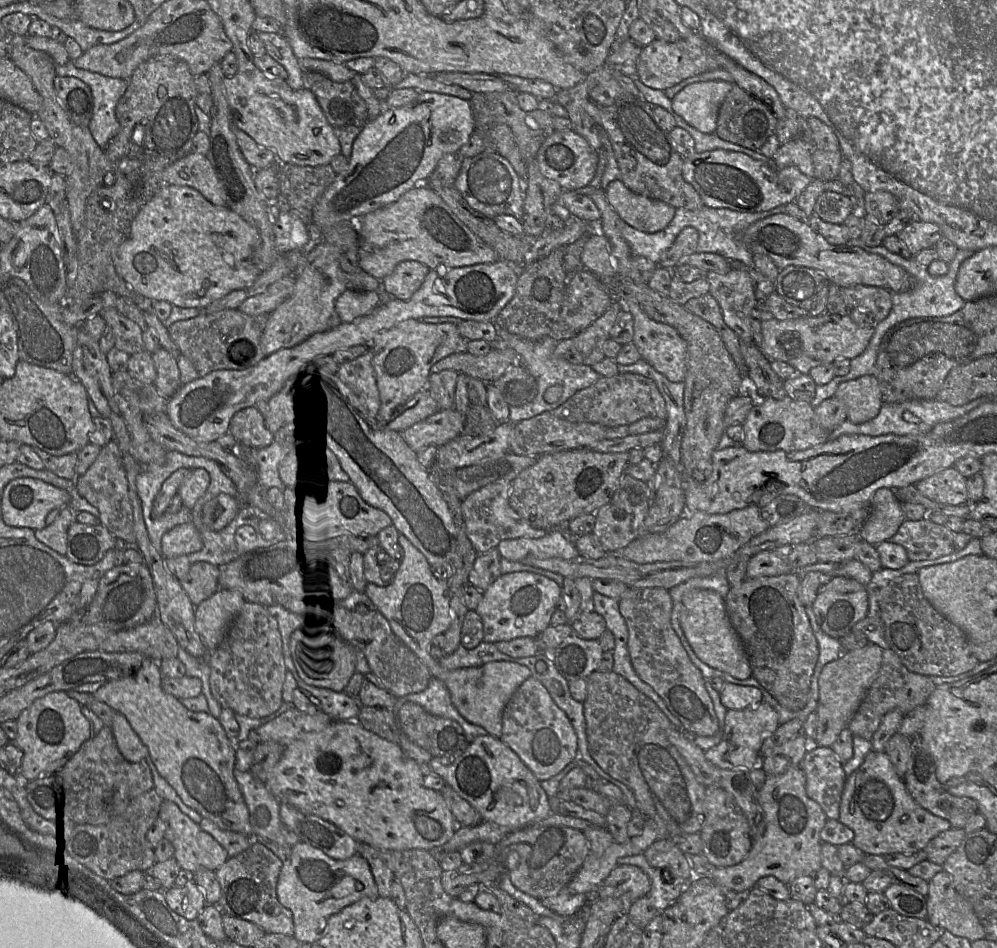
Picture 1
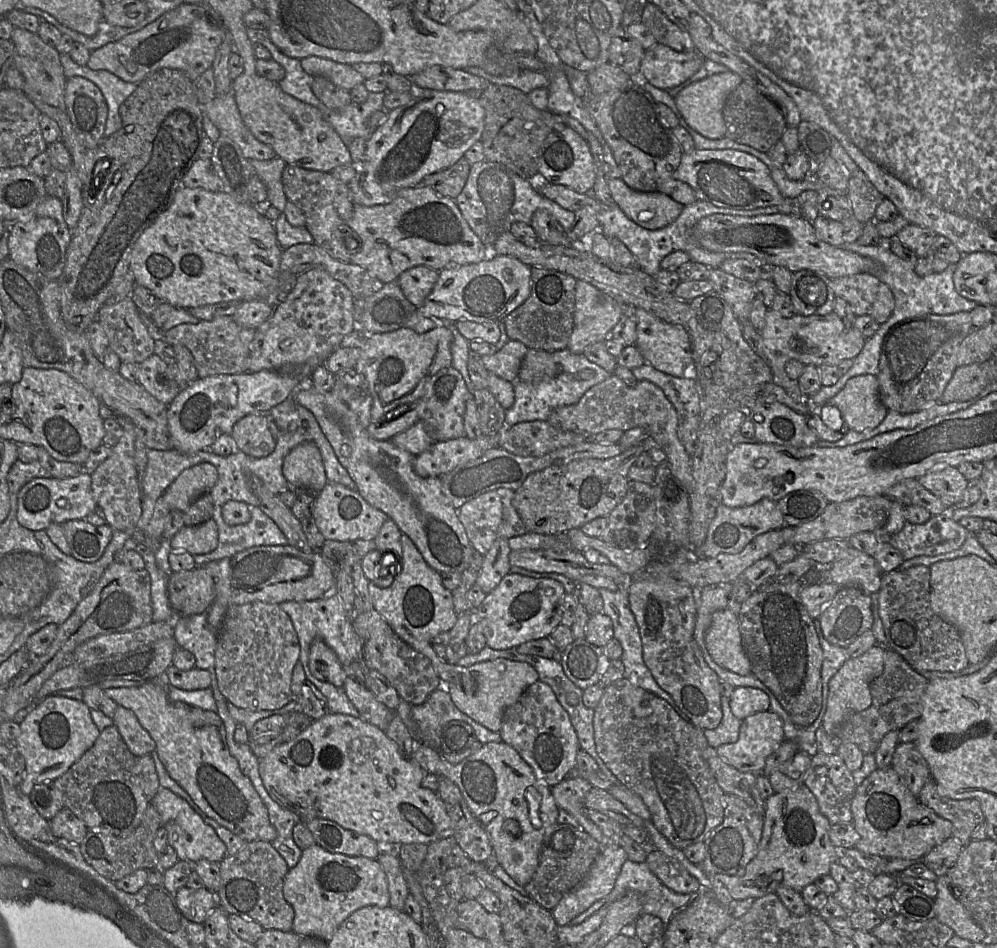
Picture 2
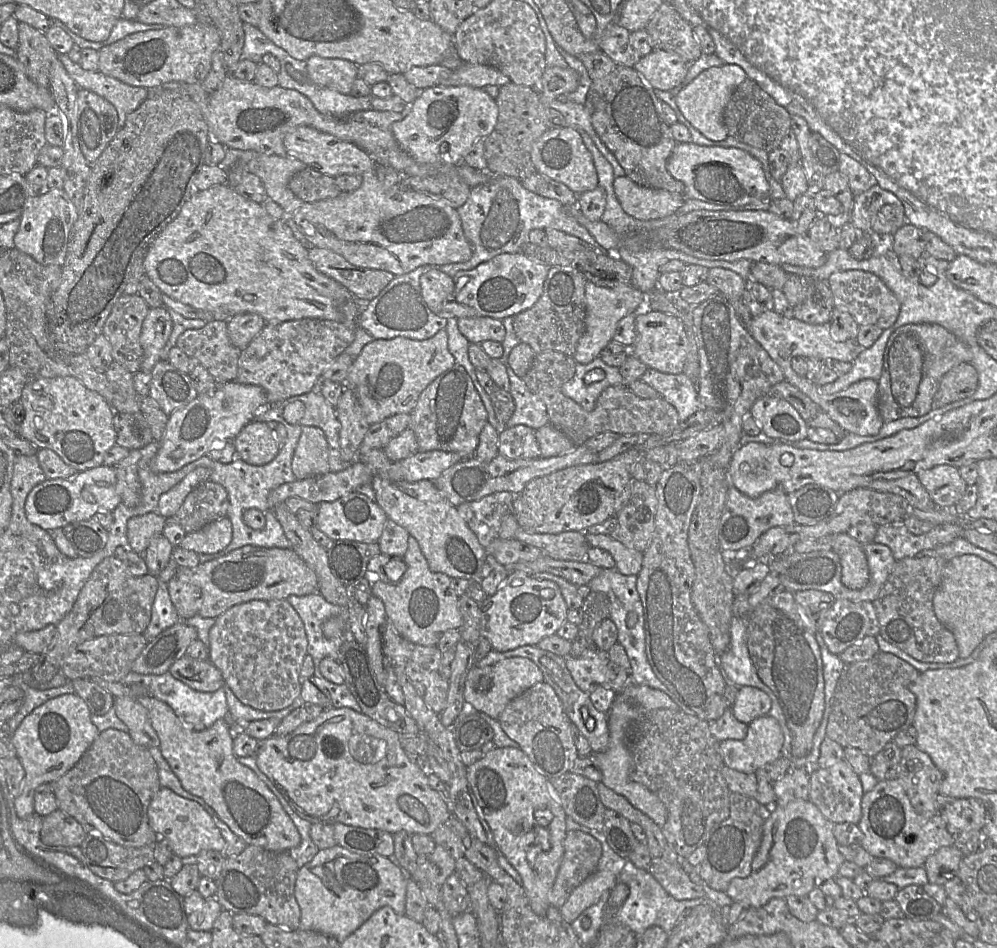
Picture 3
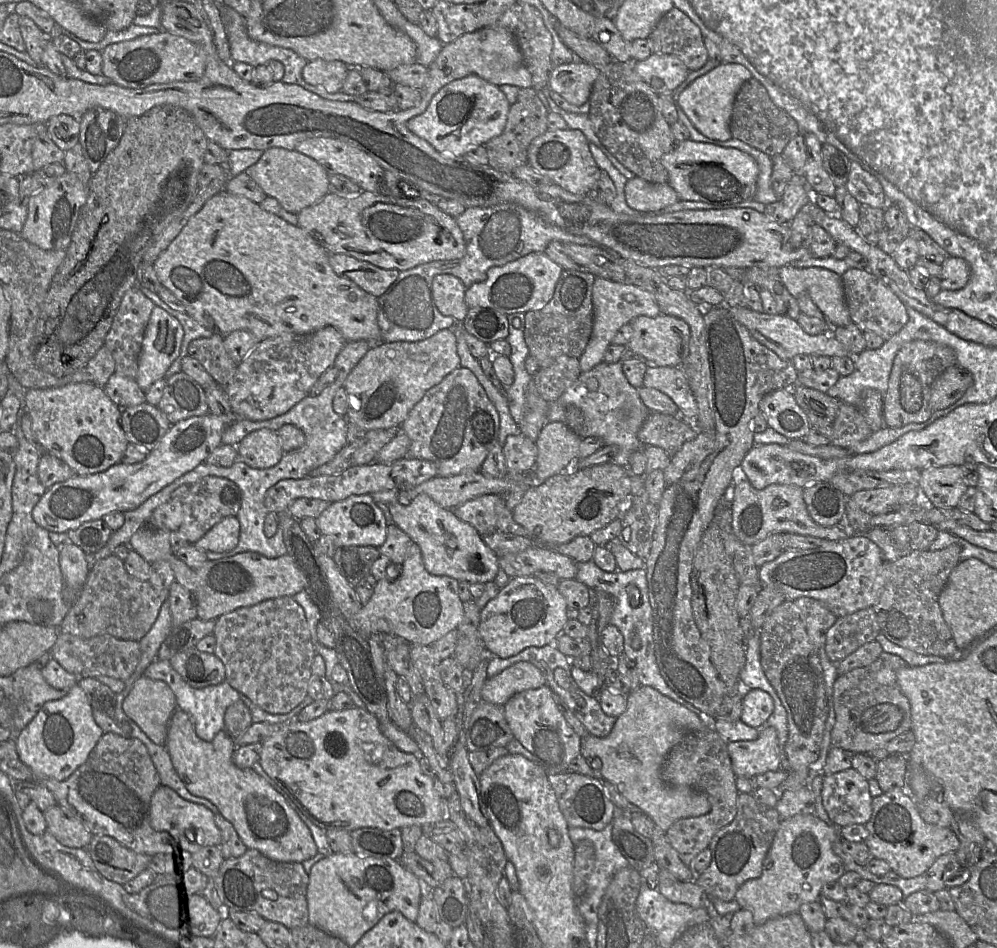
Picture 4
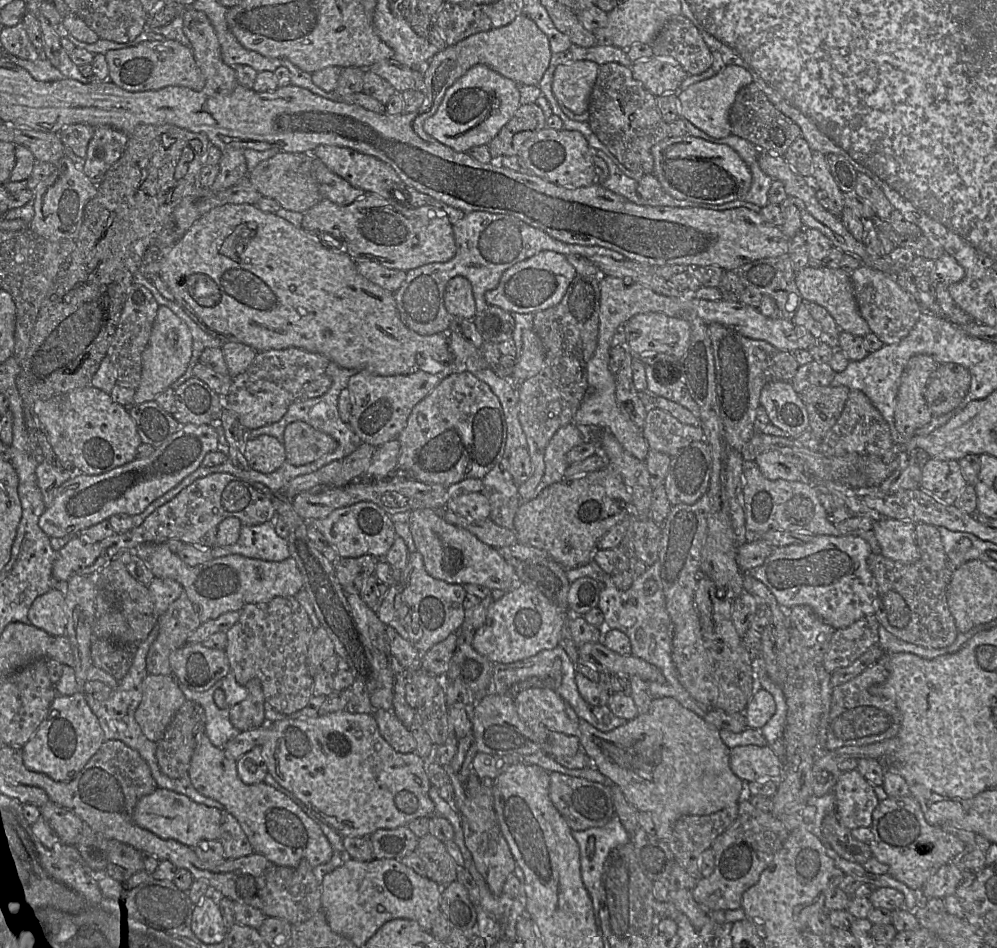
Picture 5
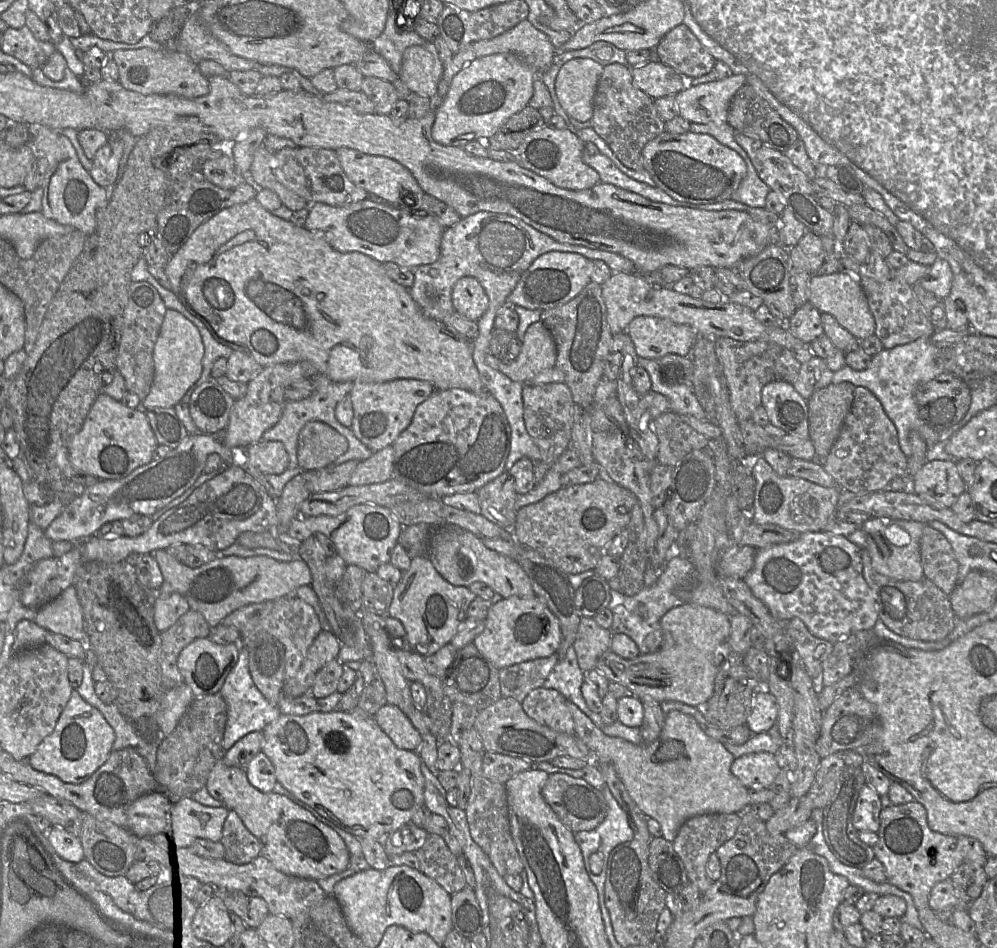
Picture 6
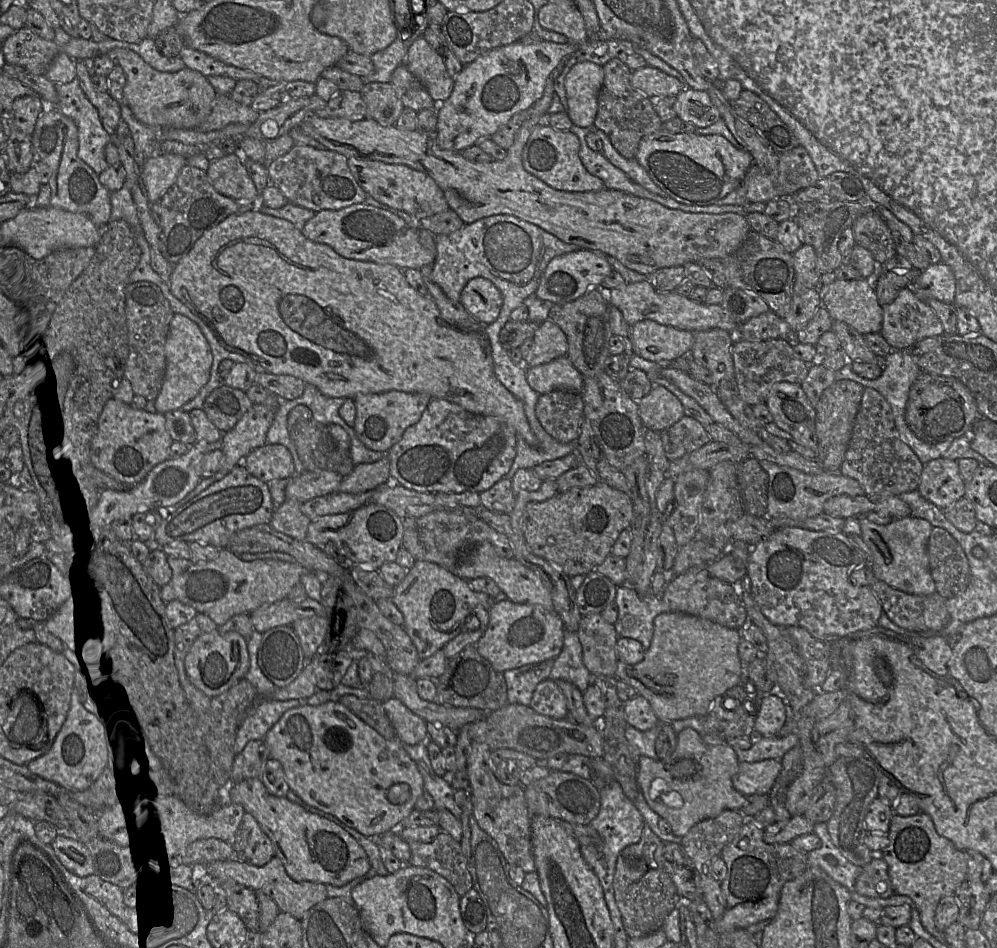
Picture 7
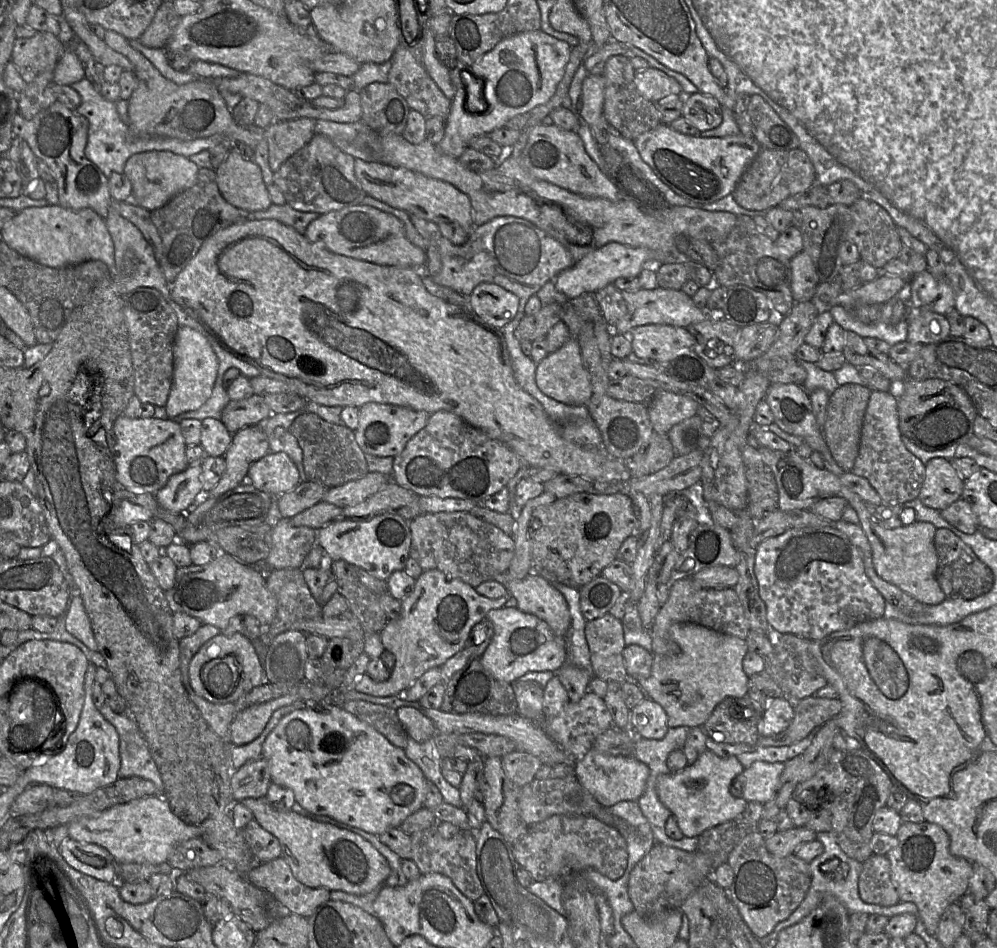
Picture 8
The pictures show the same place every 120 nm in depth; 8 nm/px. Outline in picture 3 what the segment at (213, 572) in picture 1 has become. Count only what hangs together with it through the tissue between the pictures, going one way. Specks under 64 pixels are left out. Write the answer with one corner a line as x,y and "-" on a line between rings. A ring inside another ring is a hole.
176,576
167,585
180,620
189,619
199,614
202,605
202,591
198,586
183,582

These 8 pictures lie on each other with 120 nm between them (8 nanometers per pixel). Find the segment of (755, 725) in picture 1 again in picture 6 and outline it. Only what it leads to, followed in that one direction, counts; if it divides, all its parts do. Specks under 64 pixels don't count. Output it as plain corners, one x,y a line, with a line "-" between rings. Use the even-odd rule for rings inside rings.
758,752
735,758
731,772
748,789
769,788
779,774
780,768
774,754

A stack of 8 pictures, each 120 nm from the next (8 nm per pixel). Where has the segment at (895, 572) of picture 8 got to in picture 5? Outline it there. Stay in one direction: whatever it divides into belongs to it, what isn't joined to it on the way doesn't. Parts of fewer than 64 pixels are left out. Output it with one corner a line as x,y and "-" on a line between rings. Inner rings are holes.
876,519
872,530
881,546
881,554
904,563
919,560
915,525
910,521

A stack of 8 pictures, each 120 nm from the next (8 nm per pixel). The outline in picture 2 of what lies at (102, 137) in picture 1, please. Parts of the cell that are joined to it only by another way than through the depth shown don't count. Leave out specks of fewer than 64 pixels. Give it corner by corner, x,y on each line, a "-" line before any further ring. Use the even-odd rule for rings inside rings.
60,54
60,62
67,79
74,76
83,77
100,89
108,105
104,138
117,132
122,126
120,105
135,91
138,83
125,82
106,70
92,70
87,66
80,66
68,54

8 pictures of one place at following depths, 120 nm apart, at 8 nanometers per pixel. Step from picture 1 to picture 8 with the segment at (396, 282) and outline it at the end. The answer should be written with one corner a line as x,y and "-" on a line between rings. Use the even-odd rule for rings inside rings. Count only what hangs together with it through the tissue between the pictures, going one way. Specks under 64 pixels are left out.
483,282
467,297
467,304
484,323
501,329
515,317
519,298
495,283

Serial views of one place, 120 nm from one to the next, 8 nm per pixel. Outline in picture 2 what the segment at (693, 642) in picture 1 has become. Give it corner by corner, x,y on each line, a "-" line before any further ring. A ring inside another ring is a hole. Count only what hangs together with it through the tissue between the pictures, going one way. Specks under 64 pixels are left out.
732,609
713,613
705,635
705,646
720,667
741,676
751,673
751,663
742,645
738,617

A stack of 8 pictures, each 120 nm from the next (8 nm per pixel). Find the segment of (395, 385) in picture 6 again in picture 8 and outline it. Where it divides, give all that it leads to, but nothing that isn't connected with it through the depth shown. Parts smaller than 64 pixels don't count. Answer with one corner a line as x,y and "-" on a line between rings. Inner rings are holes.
370,402
359,408
359,422
354,430
355,439
365,454
387,457
395,457
406,446
407,442
418,433
425,425
429,413
421,410

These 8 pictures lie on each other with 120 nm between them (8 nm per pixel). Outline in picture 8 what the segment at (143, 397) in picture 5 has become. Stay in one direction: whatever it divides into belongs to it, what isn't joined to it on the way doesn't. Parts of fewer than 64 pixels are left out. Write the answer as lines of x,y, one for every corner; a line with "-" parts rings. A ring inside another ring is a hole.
187,326
178,328
173,356
173,382
165,405
167,416
172,419
181,413
199,409
209,399
219,366
218,358
205,335

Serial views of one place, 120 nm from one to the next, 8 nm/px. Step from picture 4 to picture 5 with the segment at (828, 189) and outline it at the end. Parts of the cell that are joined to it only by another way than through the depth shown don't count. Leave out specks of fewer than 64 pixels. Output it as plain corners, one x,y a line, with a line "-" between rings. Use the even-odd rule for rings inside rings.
812,151
812,177
815,190
823,190
833,202
833,215
841,217
845,207
845,196
835,182
826,161
826,155

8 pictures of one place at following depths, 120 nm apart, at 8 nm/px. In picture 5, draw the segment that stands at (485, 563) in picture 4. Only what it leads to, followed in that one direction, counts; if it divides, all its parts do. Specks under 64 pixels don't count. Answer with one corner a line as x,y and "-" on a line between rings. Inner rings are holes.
429,508
412,510
409,512
408,525
415,549
422,556
426,572
432,577
450,584
466,585
473,583
498,591
509,591
519,581
515,567
506,562
496,548
483,543
468,530
448,523
438,511

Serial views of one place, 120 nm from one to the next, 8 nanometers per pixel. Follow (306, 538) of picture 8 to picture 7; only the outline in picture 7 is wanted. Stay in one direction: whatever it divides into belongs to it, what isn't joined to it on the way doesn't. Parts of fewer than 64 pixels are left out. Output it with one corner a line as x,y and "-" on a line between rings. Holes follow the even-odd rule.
286,499
280,507
273,511
269,525
299,541
306,541
308,526
311,520
300,510
300,503
293,499

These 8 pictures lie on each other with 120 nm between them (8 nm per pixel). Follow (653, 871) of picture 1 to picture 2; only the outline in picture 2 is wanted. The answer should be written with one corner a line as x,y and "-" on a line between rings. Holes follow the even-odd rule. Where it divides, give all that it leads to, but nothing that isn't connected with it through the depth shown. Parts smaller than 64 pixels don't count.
627,858
613,890
607,896
607,904
617,901
631,890
644,895
641,914
657,916
665,926
698,895
698,893
679,894
672,891
658,879
645,862
637,863

